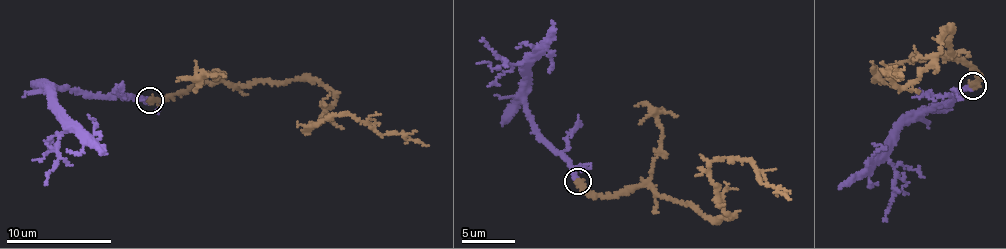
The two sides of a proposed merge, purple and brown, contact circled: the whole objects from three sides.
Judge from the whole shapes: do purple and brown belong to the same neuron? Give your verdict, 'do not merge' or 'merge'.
merge

